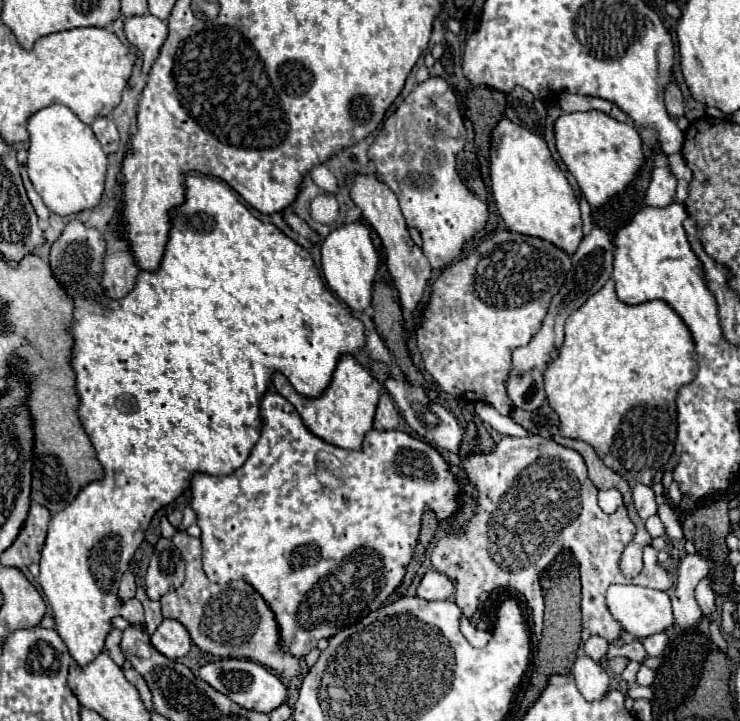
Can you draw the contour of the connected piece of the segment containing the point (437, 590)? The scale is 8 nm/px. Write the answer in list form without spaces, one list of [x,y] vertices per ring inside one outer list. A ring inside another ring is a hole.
[[[431,569],[423,575],[421,585],[417,587],[417,597],[427,599],[427,601],[443,601],[443,599],[451,599],[453,591],[455,591],[455,585],[451,583],[451,579]]]

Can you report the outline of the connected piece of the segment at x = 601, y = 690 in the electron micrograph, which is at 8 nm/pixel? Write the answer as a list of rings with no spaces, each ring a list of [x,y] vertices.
[[[581,655],[581,657],[575,659],[571,673],[573,673],[575,681],[577,681],[577,689],[581,691],[581,695],[587,701],[601,699],[609,691],[607,671],[587,655]]]

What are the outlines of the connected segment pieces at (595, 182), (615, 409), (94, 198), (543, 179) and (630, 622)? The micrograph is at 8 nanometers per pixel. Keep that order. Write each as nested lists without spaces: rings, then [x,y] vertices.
[[[577,111],[563,113],[555,119],[553,125],[555,147],[567,165],[569,173],[577,179],[583,197],[589,205],[599,207],[611,195],[619,193],[629,185],[643,163],[641,137],[635,127],[603,115],[603,111]]]
[[[609,279],[595,295],[591,295],[585,301],[585,305],[581,305],[575,313],[569,315],[569,319],[565,323],[565,343],[559,351],[559,359],[555,359],[545,373],[545,391],[547,391],[547,403],[557,411],[557,415],[561,419],[561,433],[565,437],[581,439],[581,441],[589,443],[591,447],[595,447],[597,455],[603,457],[605,465],[611,467],[621,477],[625,477],[631,485],[633,483],[643,483],[643,485],[651,487],[653,485],[653,475],[665,465],[665,461],[669,459],[669,455],[675,449],[675,439],[677,439],[677,405],[675,405],[677,403],[677,393],[683,385],[691,383],[695,379],[695,375],[697,375],[697,355],[695,355],[693,335],[691,335],[689,327],[683,323],[683,319],[671,309],[671,305],[661,301],[661,299],[653,299],[653,301],[639,303],[639,305],[627,305],[627,303],[617,299],[615,281]]]
[[[55,103],[37,111],[29,119],[27,129],[31,135],[27,159],[29,179],[49,211],[65,217],[93,209],[101,201],[107,155],[103,153],[101,143],[95,139],[91,127],[79,121],[65,105]]]
[[[501,117],[491,133],[489,171],[491,193],[509,231],[541,237],[555,243],[569,255],[575,253],[583,239],[579,203],[567,177],[553,161],[547,143],[539,135],[519,127],[507,117]]]
[[[611,585],[607,589],[607,609],[611,611],[613,619],[619,621],[623,625],[623,629],[637,639],[645,639],[647,635],[659,633],[673,625],[673,611],[671,611],[669,595],[665,591],[657,591],[657,589],[649,589],[649,587]]]

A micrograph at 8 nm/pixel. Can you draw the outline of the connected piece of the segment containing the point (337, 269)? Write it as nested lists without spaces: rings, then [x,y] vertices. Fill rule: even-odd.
[[[347,223],[333,229],[321,245],[321,269],[327,285],[353,309],[363,311],[371,303],[371,287],[377,273],[377,251],[363,223]]]

